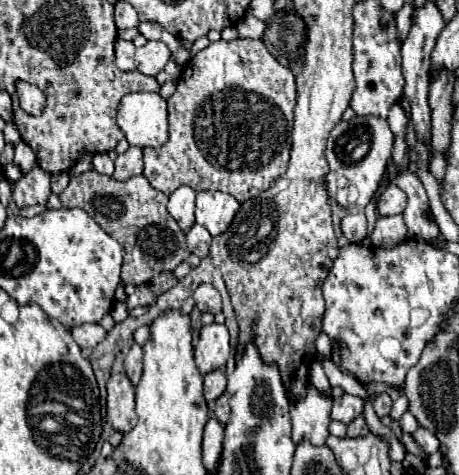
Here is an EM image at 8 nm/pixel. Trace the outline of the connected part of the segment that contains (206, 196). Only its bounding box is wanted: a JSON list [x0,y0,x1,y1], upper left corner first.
[196,191,240,235]

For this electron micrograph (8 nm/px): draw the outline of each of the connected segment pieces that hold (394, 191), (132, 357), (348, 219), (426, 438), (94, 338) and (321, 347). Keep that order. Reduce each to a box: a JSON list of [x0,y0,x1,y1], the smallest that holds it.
[[380,185,406,215],[124,343,142,387],[342,211,366,243],[412,427,440,455],[72,323,106,347],[316,331,332,357]]

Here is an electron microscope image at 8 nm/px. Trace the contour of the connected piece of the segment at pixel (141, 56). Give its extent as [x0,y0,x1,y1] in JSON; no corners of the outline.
[136,41,170,77]

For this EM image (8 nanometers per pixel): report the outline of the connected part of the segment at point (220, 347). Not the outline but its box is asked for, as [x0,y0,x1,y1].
[194,323,230,375]

